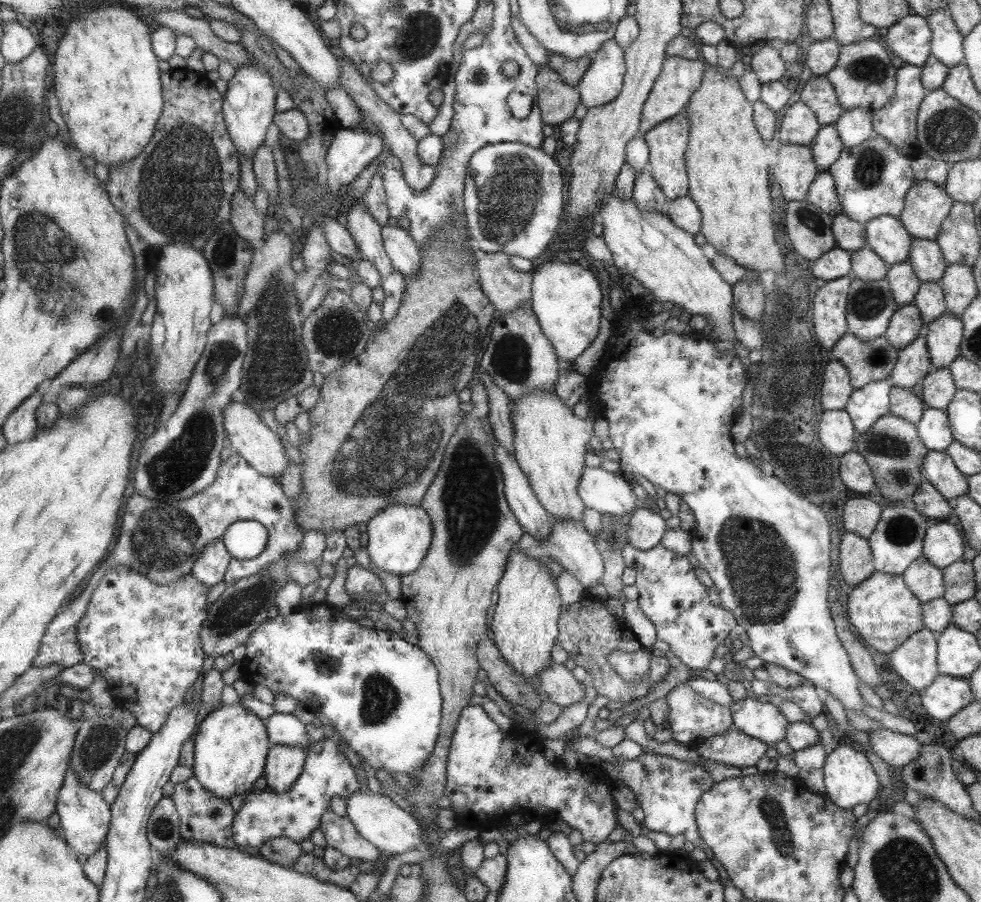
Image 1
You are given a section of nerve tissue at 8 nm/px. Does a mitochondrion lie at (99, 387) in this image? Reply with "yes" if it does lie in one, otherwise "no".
no

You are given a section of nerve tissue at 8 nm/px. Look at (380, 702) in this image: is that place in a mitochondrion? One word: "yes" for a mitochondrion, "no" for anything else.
yes

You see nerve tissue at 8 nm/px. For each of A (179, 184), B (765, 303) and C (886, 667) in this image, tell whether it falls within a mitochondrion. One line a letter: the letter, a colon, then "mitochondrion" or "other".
A: mitochondrion
B: other
C: other

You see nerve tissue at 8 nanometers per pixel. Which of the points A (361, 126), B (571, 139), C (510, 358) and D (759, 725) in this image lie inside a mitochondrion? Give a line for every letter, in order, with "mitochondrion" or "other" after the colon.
A: other
B: other
C: mitochondrion
D: other

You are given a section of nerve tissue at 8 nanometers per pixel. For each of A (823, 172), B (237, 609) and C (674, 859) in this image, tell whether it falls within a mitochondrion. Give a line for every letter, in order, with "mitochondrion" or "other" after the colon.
A: other
B: mitochondrion
C: other

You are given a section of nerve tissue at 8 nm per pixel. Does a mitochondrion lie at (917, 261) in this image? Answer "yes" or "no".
no

